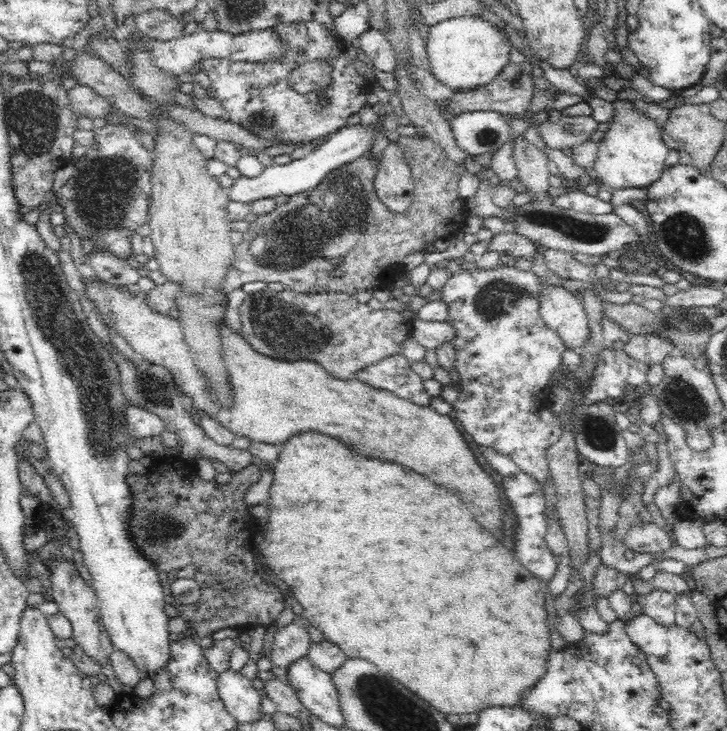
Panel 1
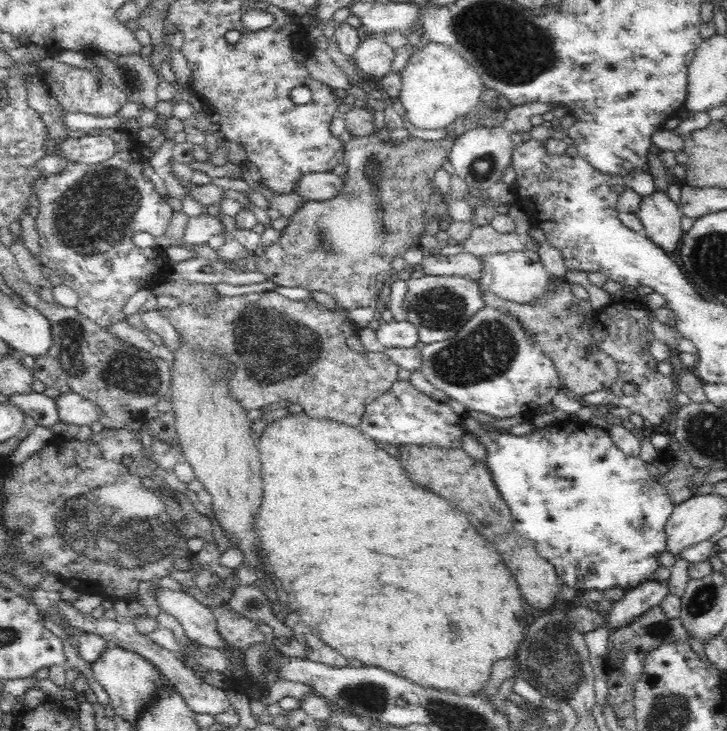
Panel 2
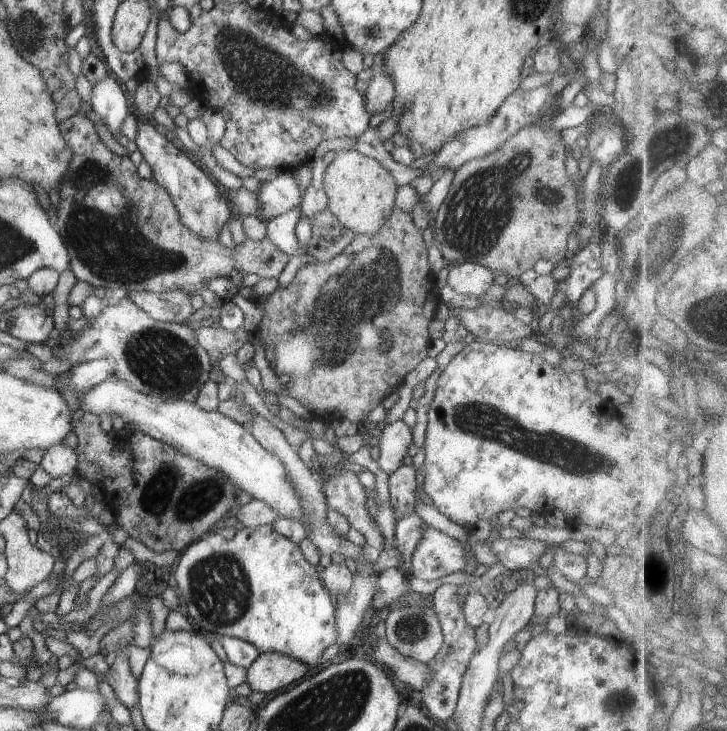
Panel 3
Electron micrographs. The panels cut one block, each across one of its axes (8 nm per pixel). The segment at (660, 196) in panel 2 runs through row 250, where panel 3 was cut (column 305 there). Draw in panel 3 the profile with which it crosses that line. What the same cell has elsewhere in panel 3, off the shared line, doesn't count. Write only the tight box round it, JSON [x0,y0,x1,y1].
[246,653,308,692]

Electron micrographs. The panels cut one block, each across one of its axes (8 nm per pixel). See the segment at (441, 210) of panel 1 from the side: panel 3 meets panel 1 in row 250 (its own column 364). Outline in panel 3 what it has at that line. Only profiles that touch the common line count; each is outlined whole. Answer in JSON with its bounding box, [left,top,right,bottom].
[256,208,440,426]

